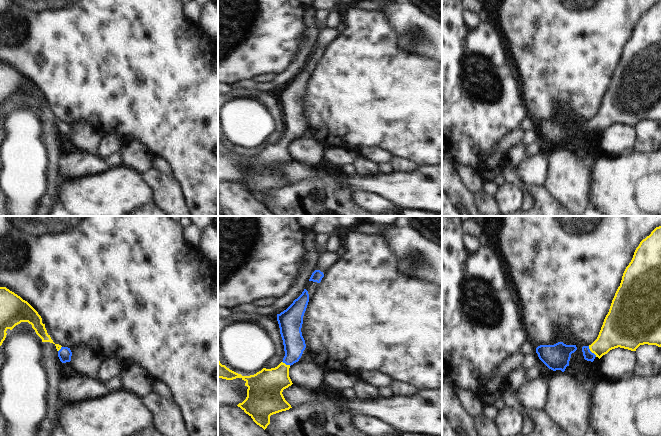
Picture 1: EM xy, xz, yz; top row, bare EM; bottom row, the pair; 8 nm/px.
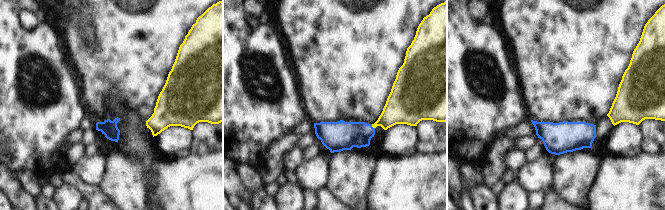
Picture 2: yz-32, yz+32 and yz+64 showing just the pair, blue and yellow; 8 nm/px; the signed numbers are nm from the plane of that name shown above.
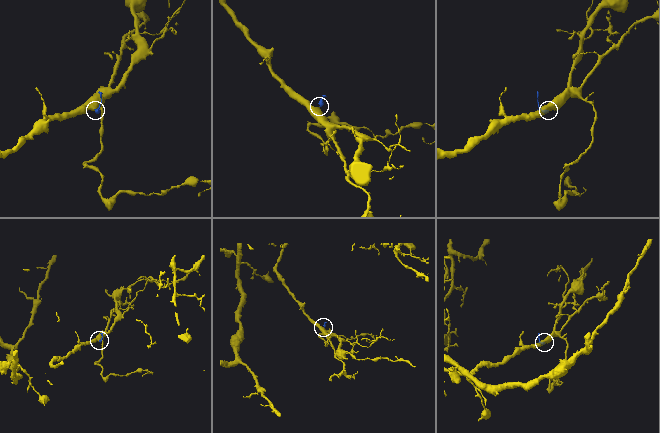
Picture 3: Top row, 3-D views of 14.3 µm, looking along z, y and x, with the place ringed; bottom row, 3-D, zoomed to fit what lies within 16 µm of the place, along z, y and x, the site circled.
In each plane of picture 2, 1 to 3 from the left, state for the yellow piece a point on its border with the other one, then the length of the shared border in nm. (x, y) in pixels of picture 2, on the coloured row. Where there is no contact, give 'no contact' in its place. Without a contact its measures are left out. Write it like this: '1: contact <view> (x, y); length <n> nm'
1: no contact
2: contact yz+32 (371, 126); length 50 nm
3: no contact

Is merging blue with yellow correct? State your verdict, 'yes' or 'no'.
yes

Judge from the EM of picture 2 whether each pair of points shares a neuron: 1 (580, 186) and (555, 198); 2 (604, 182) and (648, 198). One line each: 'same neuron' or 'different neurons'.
1: different neurons
2: same neuron

